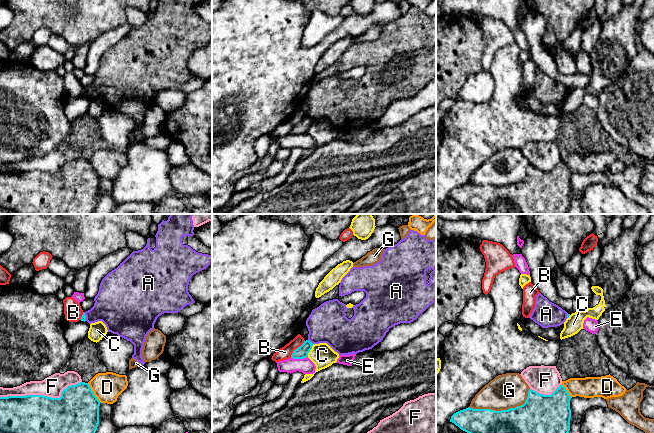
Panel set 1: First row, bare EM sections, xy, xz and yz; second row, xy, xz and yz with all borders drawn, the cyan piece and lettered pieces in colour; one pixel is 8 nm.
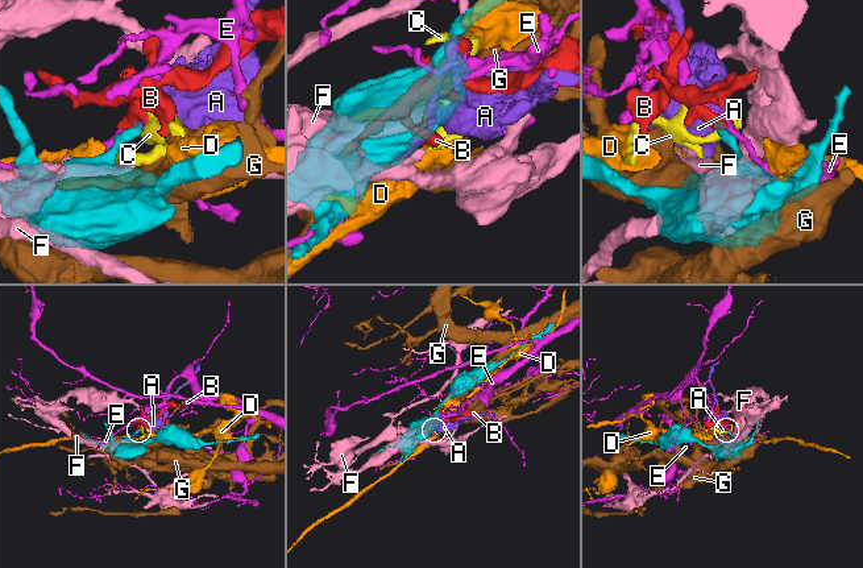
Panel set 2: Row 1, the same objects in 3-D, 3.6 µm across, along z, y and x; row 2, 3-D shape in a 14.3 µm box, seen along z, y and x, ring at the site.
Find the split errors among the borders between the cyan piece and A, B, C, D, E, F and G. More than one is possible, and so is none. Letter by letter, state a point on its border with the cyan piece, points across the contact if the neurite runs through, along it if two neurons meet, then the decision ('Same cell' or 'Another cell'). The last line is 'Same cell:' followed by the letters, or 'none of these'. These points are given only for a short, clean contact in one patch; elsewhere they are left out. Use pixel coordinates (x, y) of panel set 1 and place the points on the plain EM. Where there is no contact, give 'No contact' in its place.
A: Touches cyan at xz (310, 118). Boundary: xz (308, 115), (313, 119). Another cell
B: Touches cyan at xz (297, 124). Boundary: xz (304, 116), (290, 133). Another cell
C: Touches cyan at xz (310, 125). Boundary: xz (313, 120), (307, 132). Another cell
D: Touches cyan at xy (93, 169). Another cell
E: Touches cyan at xz (299, 134). Another cell
F: Touches cyan at xy (42, 171). Another cell
G: Touches cyan at yz (503, 186). Another cell
Same cell: none of these

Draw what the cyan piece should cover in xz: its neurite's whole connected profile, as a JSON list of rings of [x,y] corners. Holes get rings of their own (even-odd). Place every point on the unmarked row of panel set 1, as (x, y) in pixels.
[[[309,116],[304,117],[304,119],[295,125],[291,131],[291,134],[293,135],[303,135],[308,133],[308,129],[312,125],[313,119],[311,119]]]

